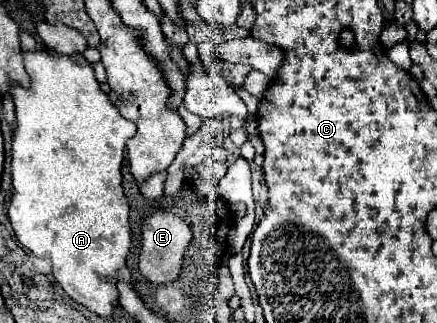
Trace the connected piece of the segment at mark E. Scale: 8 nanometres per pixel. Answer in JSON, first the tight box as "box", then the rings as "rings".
{"box":[140,211,192,283],"rings":[[[158,211],[150,215],[142,225],[142,247],[140,247],[140,273],[152,283],[168,283],[178,277],[182,267],[182,255],[192,239],[190,227],[178,219],[174,213]]]}

